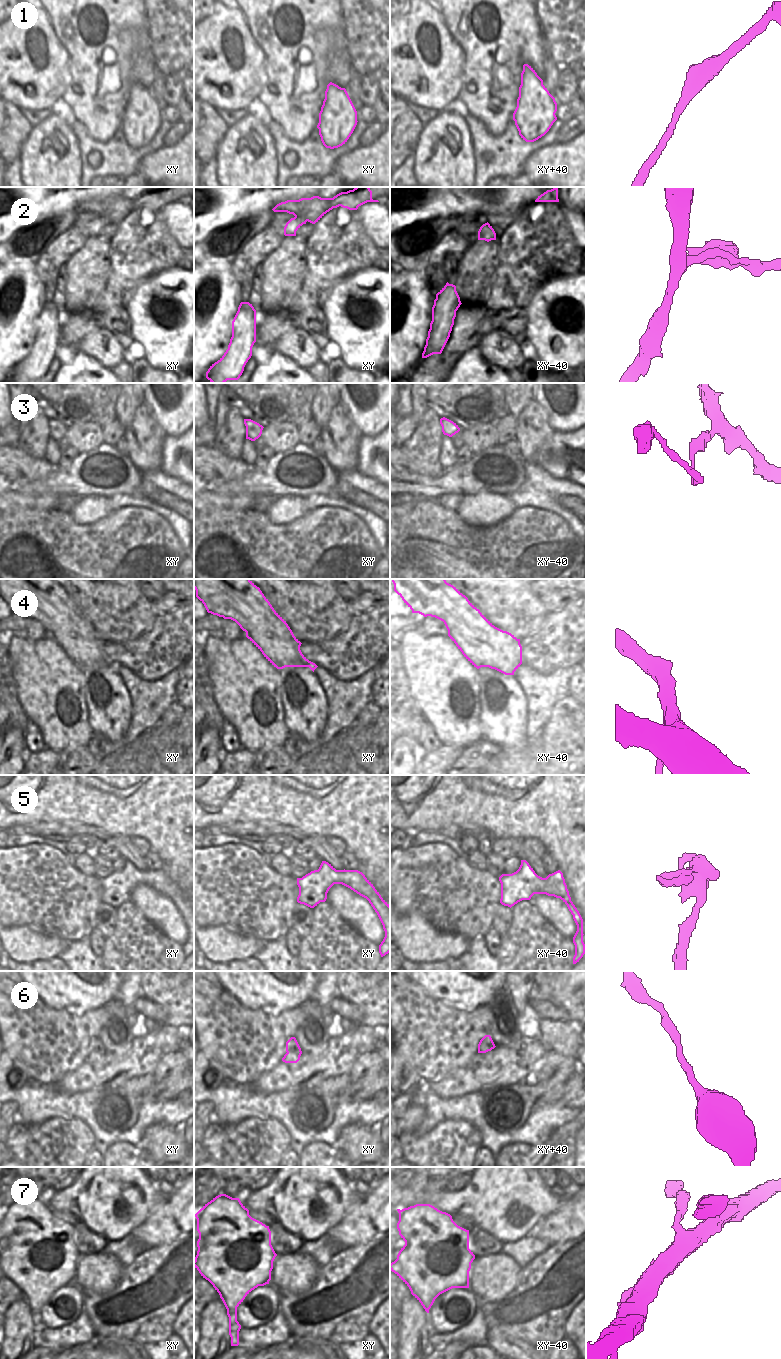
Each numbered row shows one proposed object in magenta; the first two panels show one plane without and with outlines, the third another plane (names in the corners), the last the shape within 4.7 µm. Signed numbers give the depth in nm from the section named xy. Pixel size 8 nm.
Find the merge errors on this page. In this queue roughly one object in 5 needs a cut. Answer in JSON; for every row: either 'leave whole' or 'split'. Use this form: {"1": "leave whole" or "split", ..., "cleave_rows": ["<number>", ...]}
{"1": "split", "2": "leave whole", "3": "leave whole", "4": "leave whole", "5": "leave whole", "6": "leave whole", "7": "leave whole", "cleave_rows": ["1"]}

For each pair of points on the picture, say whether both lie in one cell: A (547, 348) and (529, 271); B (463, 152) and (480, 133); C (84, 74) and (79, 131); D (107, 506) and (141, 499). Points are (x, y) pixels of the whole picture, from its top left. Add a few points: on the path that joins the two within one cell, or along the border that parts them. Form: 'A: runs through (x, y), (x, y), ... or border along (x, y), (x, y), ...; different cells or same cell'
A: border along (553, 278), (546, 281), (534, 293), (524, 308); different cells
B: border along (466, 120), (471, 135), (472, 156), (475, 166); different cells
C: border along (76, 118), (95, 140); different cells
D: border along (112, 498), (118, 508); different cells

